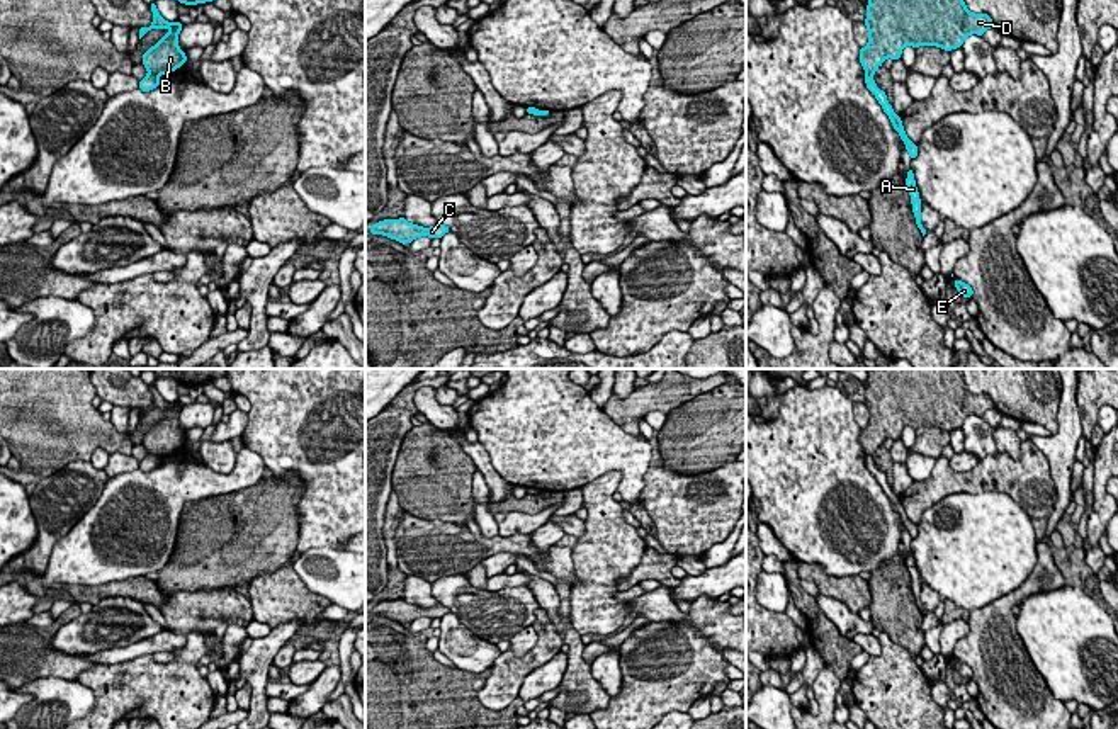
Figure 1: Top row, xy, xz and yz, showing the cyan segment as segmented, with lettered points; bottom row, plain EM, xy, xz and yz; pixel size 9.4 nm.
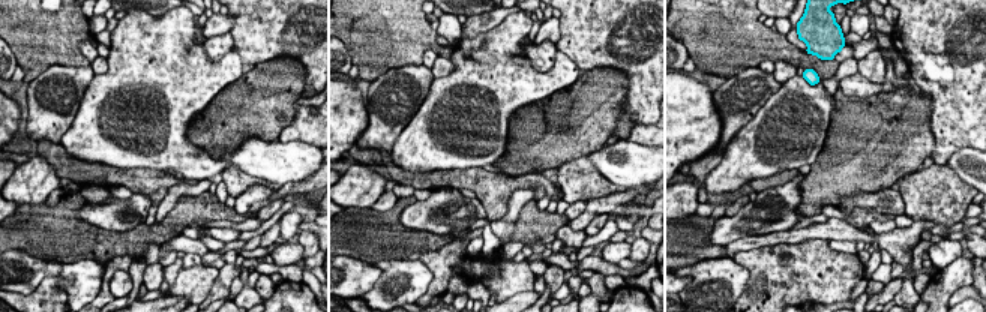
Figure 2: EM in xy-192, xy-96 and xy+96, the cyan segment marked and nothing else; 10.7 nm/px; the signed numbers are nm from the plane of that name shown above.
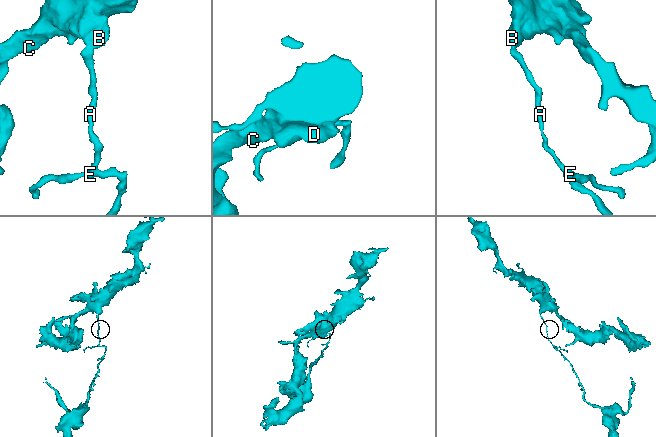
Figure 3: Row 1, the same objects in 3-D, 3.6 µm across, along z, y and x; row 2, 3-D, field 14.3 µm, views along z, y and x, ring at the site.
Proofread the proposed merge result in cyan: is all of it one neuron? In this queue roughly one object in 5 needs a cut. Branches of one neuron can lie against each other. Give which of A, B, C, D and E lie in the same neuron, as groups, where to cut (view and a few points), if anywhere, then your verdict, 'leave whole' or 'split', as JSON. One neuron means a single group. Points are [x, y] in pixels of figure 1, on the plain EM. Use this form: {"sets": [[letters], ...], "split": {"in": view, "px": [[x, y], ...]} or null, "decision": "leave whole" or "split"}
{"sets": [["A", "E"], ["B", "C", "D"]], "split": {"in": "xy", "px": [[148, 452], [157, 456]]}, "decision": "split"}

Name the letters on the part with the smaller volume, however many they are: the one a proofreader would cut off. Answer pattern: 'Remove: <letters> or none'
Remove: A, E

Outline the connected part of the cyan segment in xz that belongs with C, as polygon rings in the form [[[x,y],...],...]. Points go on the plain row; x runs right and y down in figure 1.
[[[399,598],[399,600],[384,600],[375,605],[370,605],[369,612],[372,613],[372,617],[382,615],[406,625],[420,617],[442,619],[445,613],[450,612],[450,608],[442,603],[430,608],[423,608],[408,603],[404,598]]]

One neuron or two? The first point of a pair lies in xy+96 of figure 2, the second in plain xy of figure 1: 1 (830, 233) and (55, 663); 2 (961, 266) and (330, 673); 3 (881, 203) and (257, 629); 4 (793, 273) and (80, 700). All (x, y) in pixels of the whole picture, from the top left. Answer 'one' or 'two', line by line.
1: two
2: one
3: two
4: two

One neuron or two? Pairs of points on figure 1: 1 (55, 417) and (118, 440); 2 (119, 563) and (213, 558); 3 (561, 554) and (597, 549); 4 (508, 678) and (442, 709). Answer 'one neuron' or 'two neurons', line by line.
1: one neuron
2: two neurons
3: two neurons
4: two neurons

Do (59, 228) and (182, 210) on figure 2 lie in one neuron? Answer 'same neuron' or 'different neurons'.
same neuron

